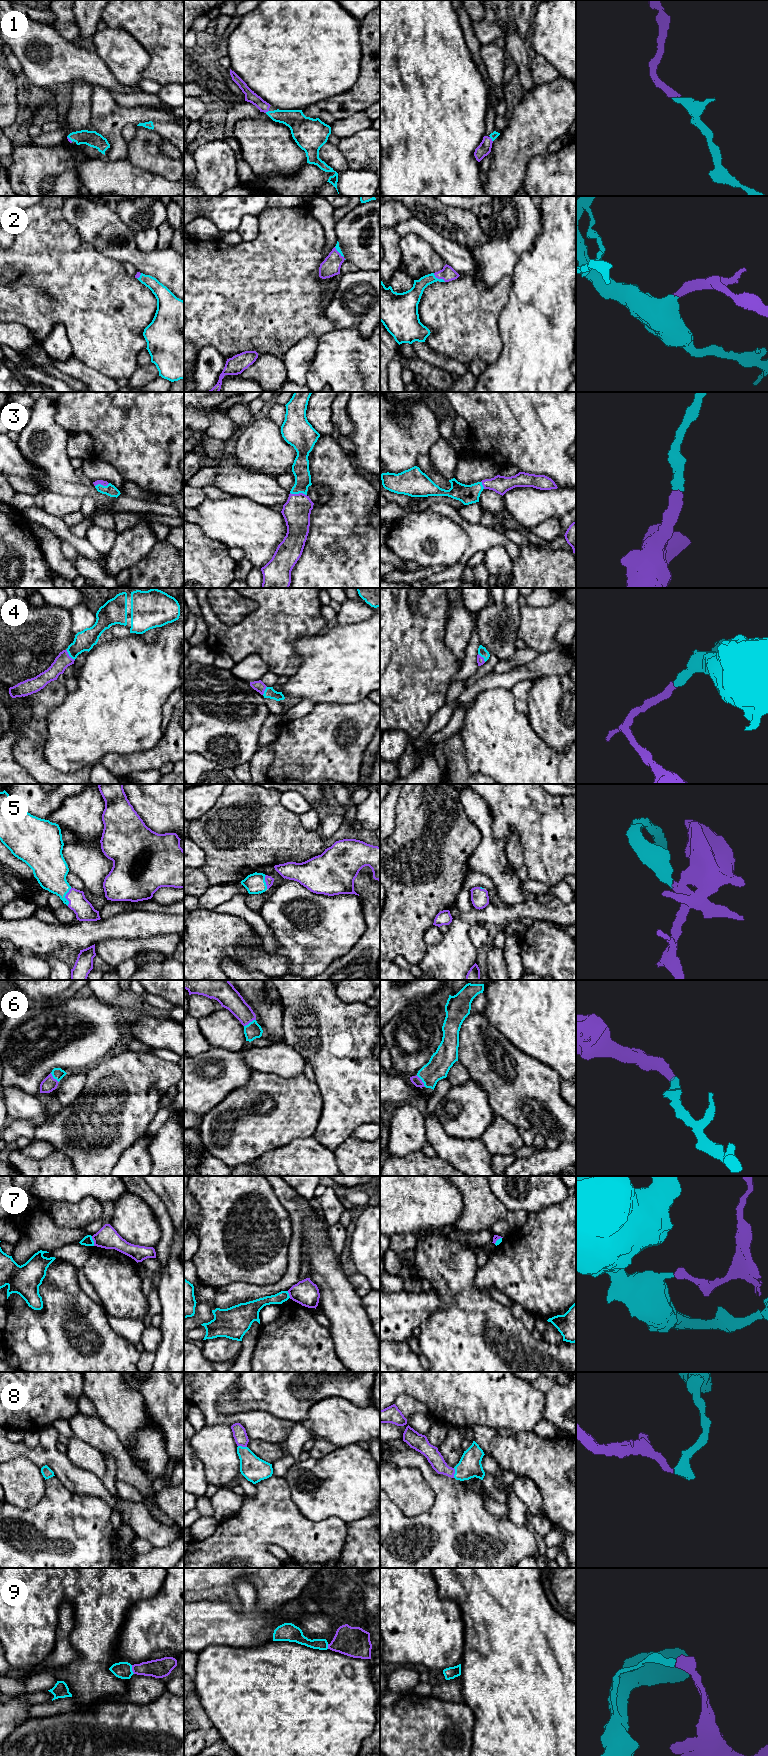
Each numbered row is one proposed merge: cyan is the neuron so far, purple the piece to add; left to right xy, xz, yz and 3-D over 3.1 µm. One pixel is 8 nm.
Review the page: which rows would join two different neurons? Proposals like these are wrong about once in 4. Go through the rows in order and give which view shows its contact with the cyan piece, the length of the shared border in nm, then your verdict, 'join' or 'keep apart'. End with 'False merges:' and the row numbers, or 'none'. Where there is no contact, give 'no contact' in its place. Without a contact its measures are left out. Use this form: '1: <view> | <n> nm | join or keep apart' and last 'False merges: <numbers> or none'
1: yz | 50 nm | join
2: yz | 120 nm | join
3: xz | 140 nm | join
4: xy | 120 nm | join
5: xy | 160 nm | join
6: xz | 110 nm | join
7: xy | 80 nm | keep apart
8: yz | 80 nm | join
9: xy | 80 nm | join
False merges: 7

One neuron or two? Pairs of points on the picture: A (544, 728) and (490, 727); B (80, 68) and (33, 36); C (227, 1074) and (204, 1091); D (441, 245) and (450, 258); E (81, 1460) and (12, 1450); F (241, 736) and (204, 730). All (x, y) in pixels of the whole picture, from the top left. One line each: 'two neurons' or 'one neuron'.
A: two neurons
B: one neuron
C: one neuron
D: one neuron
E: two neurons
F: one neuron

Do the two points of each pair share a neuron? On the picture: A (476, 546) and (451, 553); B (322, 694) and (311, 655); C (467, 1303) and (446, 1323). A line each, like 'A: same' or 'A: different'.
A: different
B: same
C: same

